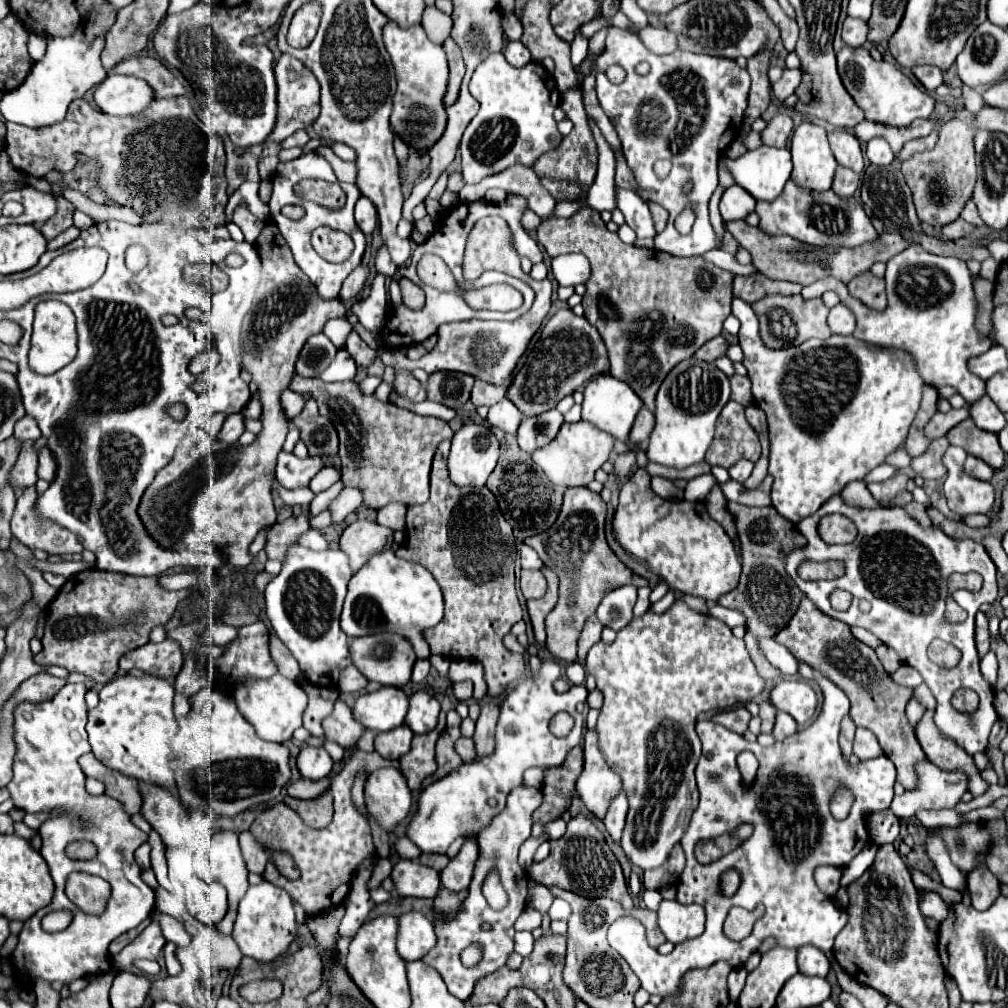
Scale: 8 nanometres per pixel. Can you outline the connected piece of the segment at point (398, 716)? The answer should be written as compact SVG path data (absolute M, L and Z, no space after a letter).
M381 687L375 693L361 695L355 701L353 715L355 715L355 719L365 729L371 729L375 733L381 733L381 731L391 731L393 727L401 727L403 721L405 721L405 715L407 715L407 707L409 707L409 699L407 699L407 695L401 689L397 689L397 687Z

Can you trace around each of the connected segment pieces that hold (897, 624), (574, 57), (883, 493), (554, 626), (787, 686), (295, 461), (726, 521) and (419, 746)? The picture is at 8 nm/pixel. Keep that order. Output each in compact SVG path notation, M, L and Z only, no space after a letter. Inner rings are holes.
M833 495L829 503L821 507L821 511L809 515L809 519L801 519L797 523L797 529L807 537L807 545L801 549L789 551L785 557L785 569L787 575L797 583L797 587L805 593L805 597L817 605L819 611L823 611L827 617L833 617L837 621L843 621L847 625L865 627L873 635L877 635L887 647L895 649L899 659L911 667L915 667L925 683L929 685L931 693L937 699L935 707L935 725L939 731L957 741L969 755L975 755L977 751L983 751L987 747L987 739L991 733L993 723L999 719L993 707L995 691L985 683L979 671L979 657L975 649L975 615L983 603L993 603L997 597L997 567L985 553L985 547L973 539L953 539L947 533L943 533L939 527L921 527L917 519L913 519L905 509L901 507L877 507L877 509L861 509L847 505L841 495ZM827 513L841 513L849 517L859 533L857 539L849 545L827 545L819 533L817 523ZM803 559L841 559L845 563L845 575L841 579L833 581L803 581L797 575L797 567ZM951 573L979 573L983 577L983 587L977 593L971 593L967 589L959 589L951 593L951 597L957 601L959 607L967 611L967 619L963 623L947 623L943 619L945 615L945 599L949 595L947 591L947 579ZM833 589L845 589L853 595L853 603L847 611L835 611L829 603L829 593ZM867 599L871 603L869 613L859 611L859 601ZM933 639L941 639L945 643L955 645L961 651L961 661L953 669L943 669L935 665L927 657L927 647ZM969 687L979 695L979 707L971 713L961 713L953 709L951 697L955 689Z
M579 31L575 33L575 39L571 43L571 63L577 67L587 55L587 39L579 35Z
M897 473L897 475L893 475L893 477L887 479L887 481L881 481L881 483L869 483L867 487L869 487L871 495L873 495L879 503L889 505L889 499L893 499L897 493L905 491L905 483L907 483L907 481L909 481L907 475Z
M573 487L563 495L557 523L553 523L549 531L525 539L525 543L537 551L545 567L559 575L559 601L557 607L547 615L547 649L555 659L567 663L577 659L577 639L581 635L583 623L591 613L597 611L605 593L633 583L633 571L627 569L607 545L603 529L605 513L607 505L599 493L593 493L587 487Z
M783 679L771 691L771 703L777 709L789 713L799 725L805 725L817 709L817 695L807 681Z
M281 451L277 457L277 467L275 467L275 477L279 479L279 483L287 489L295 489L295 487L305 487L315 473L323 467L321 459L315 457L307 457L307 459L299 459L293 453Z
M715 485L710 491L706 499L706 507L709 515L731 535L731 539L737 541L737 533L735 533L735 523L733 523L733 515L727 511L727 499L723 497L719 485Z
M435 727L431 733L415 735L411 751L399 759L401 771L411 789L421 789L423 779L435 771L435 741L443 729L445 727Z

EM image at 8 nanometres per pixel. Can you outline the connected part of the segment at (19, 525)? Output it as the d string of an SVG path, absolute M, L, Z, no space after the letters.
M31 485L17 499L15 515L11 519L11 533L27 547L41 549L49 555L73 555L83 551L83 541L77 533L63 527L41 527L35 519L37 489Z

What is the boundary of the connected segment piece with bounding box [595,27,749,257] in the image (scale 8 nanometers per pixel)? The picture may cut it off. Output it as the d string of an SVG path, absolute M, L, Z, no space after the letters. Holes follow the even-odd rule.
M609 27L607 47L597 57L595 89L605 115L611 119L621 139L625 161L635 173L641 199L655 201L669 211L669 223L665 231L655 237L655 249L677 257L693 257L711 249L721 249L723 241L717 239L717 233L709 221L707 205L709 197L719 185L719 157L741 131L749 93L749 73L735 61L723 57L695 55L685 51L683 55L655 55L643 45L639 35ZM641 61L651 65L651 73L645 77L633 71ZM613 63L627 71L625 81L619 85L613 85L605 77L605 69ZM657 159L669 159L673 163L665 179L659 179L653 171ZM687 183L693 185L689 191L685 191ZM689 203L695 207L697 219L691 233L681 235L673 221Z

